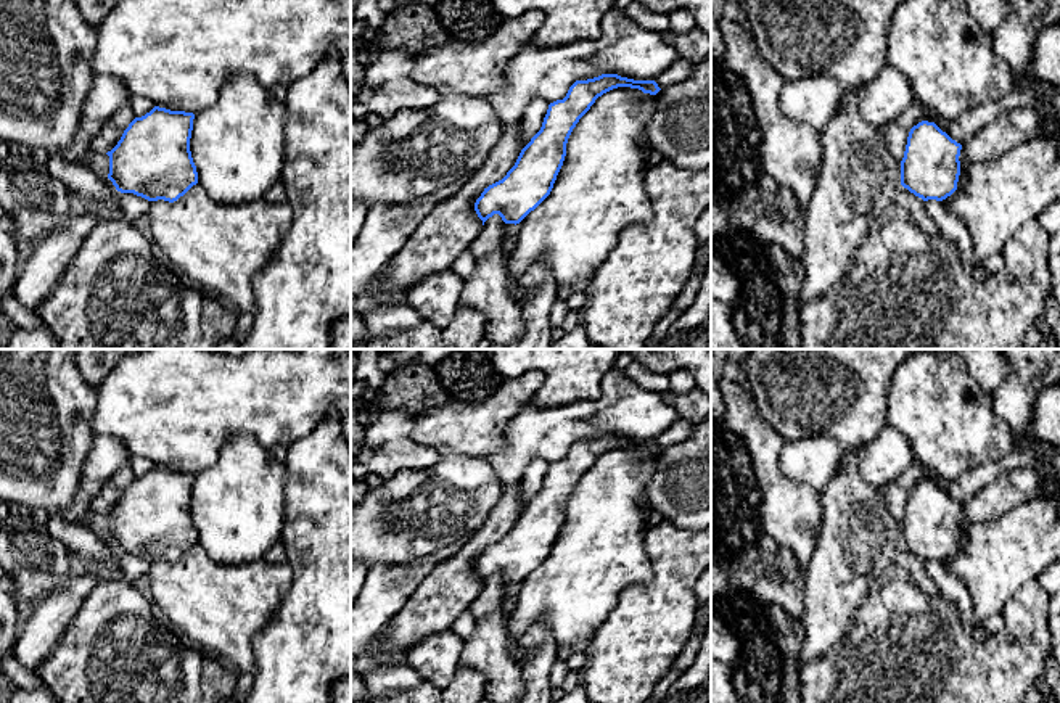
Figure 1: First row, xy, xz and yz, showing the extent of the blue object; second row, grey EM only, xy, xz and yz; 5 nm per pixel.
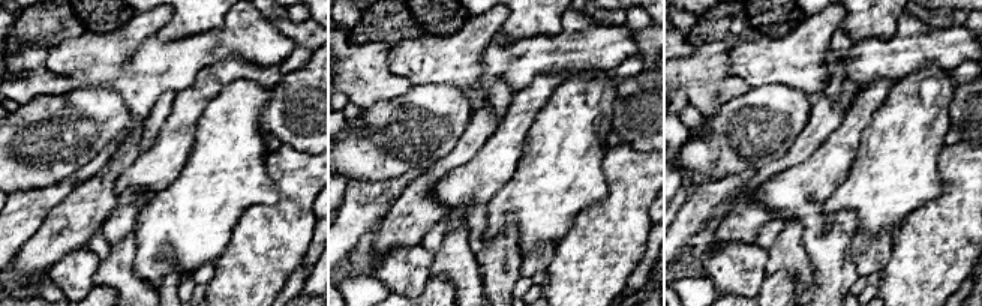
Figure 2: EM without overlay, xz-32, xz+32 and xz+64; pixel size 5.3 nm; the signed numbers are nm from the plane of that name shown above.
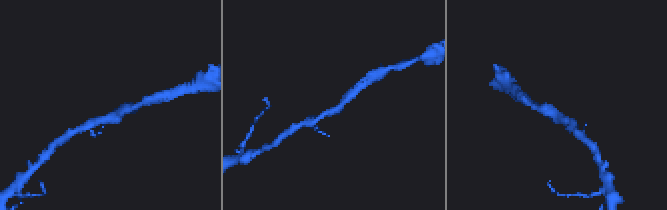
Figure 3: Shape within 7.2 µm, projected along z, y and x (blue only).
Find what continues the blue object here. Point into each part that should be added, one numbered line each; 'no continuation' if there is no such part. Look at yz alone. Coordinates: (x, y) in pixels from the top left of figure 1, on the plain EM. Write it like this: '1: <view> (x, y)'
no continuation

